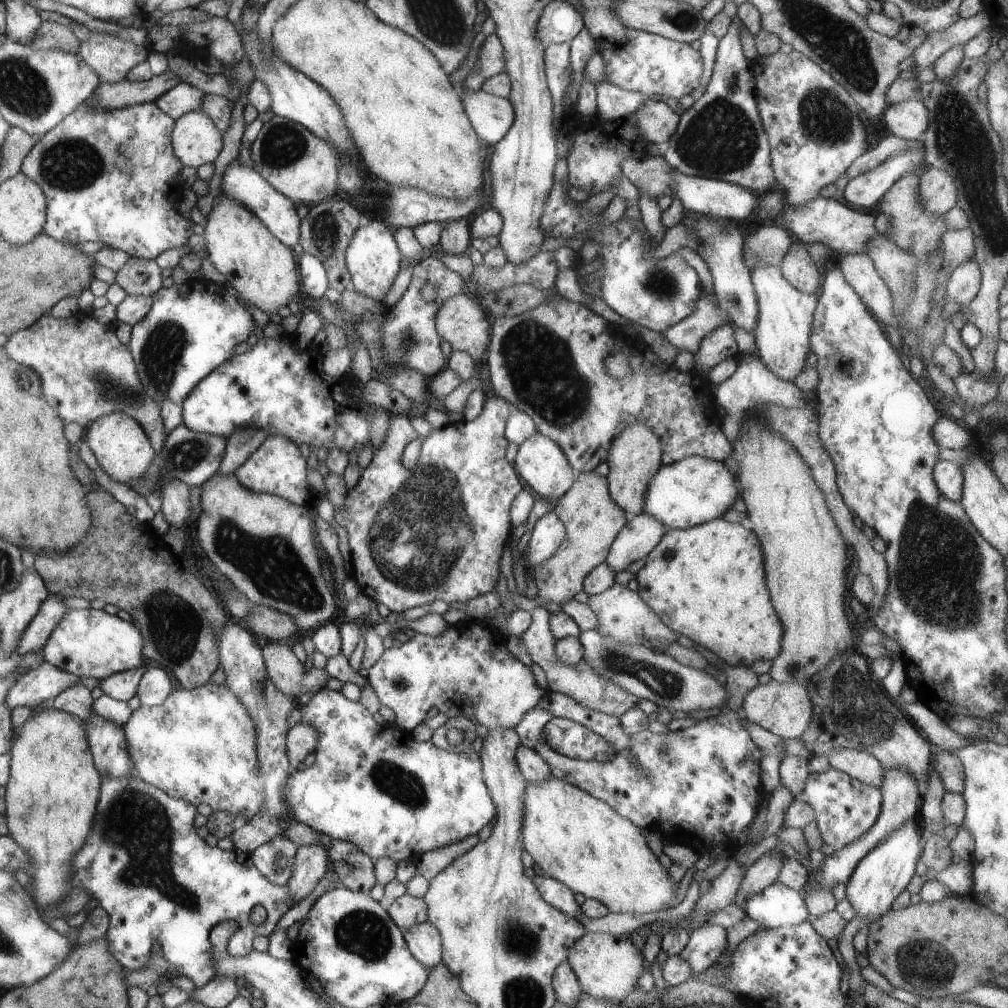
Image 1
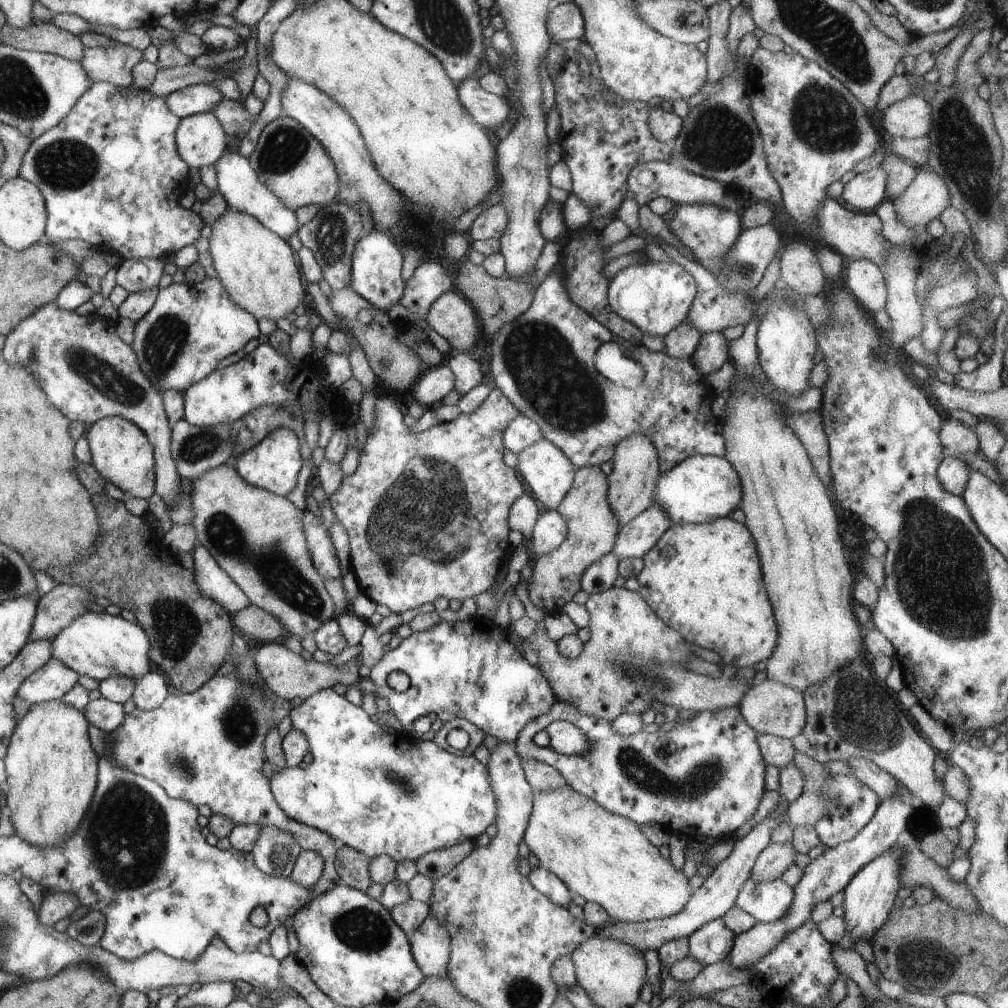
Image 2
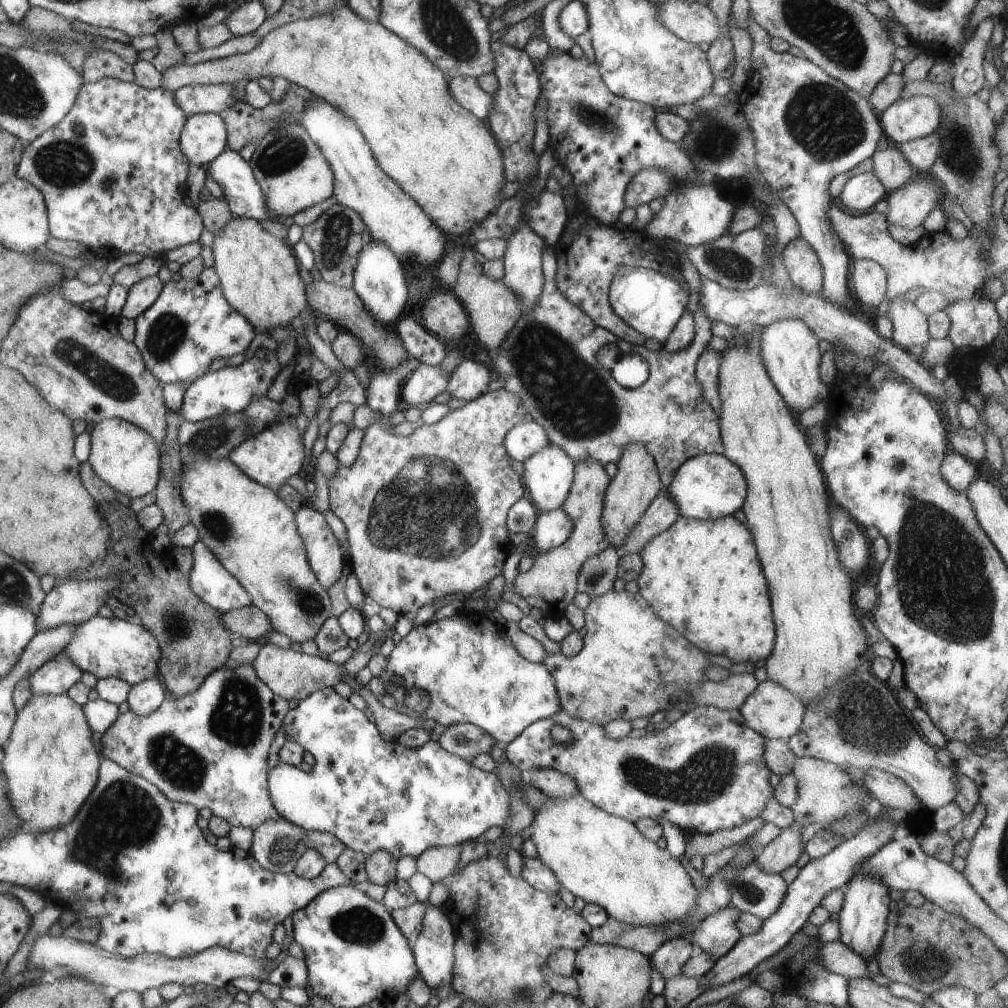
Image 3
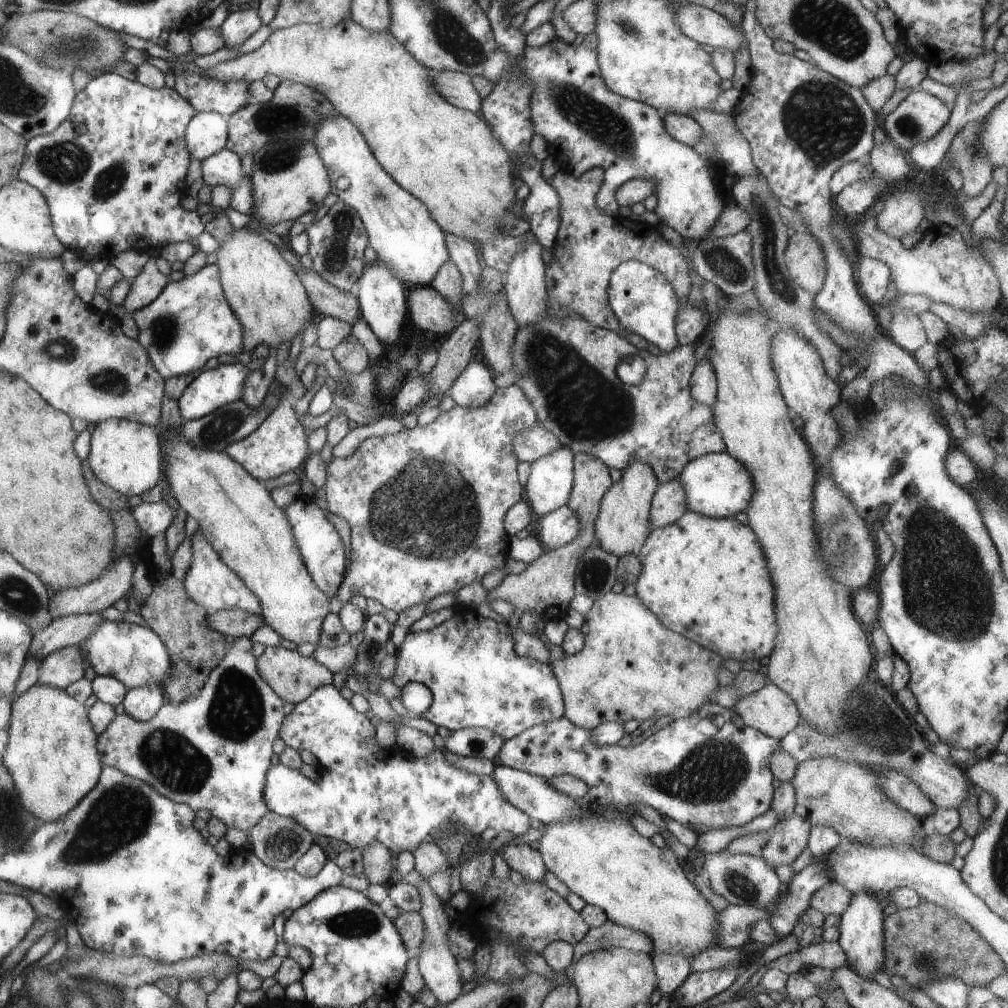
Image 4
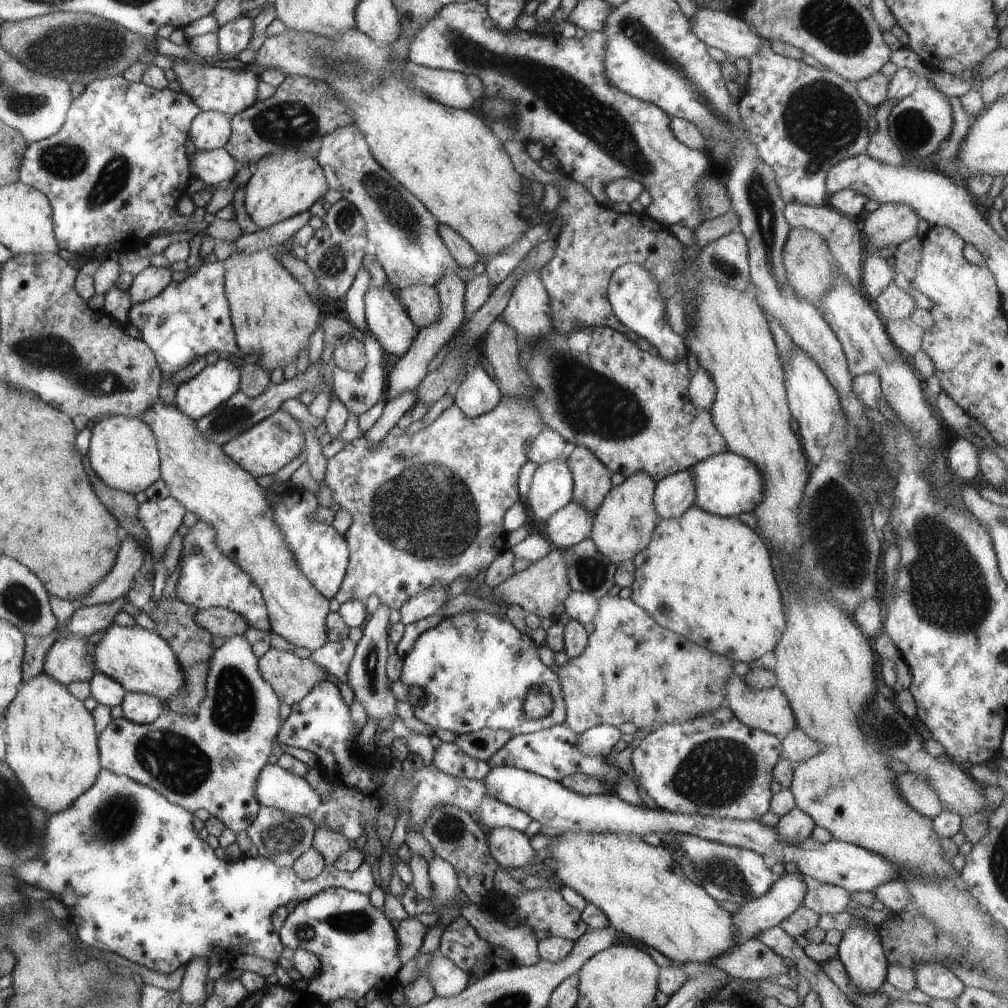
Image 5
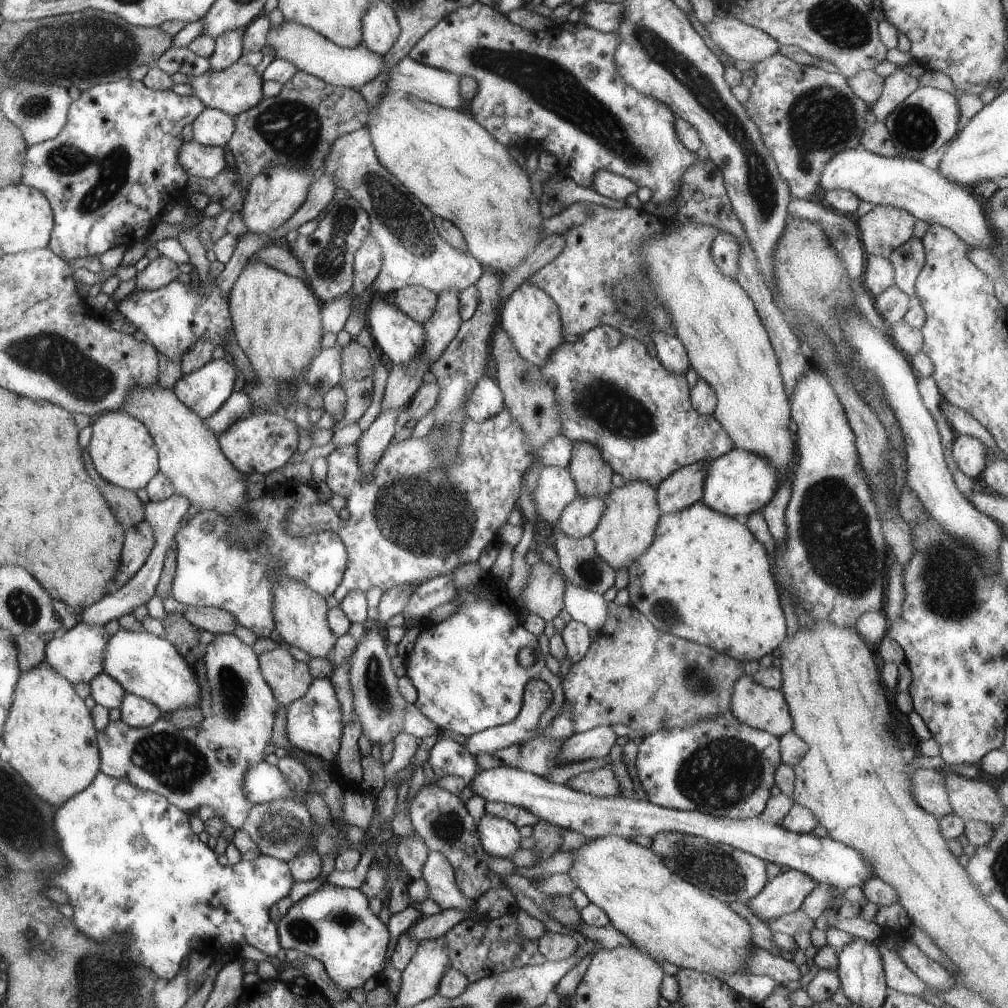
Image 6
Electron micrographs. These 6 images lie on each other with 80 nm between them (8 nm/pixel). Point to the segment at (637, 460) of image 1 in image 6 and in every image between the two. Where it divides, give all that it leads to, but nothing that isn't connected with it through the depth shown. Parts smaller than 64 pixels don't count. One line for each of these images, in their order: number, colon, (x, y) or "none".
2: (635, 466)
3: (637, 483)
4: (623, 523)
5: (623, 526)
6: (627, 528)

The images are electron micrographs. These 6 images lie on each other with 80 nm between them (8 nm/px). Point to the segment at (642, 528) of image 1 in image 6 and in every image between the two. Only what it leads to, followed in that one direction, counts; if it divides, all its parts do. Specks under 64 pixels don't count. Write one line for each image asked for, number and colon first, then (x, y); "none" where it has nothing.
2: (634, 539)
3: (662, 513)
4: (668, 505)
5: (675, 494)
6: (680, 490)

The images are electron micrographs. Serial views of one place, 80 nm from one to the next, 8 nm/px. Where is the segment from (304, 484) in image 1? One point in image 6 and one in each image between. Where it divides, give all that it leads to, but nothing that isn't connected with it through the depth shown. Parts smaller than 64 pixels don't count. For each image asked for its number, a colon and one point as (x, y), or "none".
2: (274, 465)
3: (271, 458)
4: (279, 445)
5: (267, 446)
6: (263, 442)

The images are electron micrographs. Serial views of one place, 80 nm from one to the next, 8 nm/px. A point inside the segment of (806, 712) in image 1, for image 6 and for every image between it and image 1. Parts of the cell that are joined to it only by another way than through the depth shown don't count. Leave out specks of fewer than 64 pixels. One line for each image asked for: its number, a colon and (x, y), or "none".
2: (772, 708)
3: (772, 711)
4: (771, 711)
5: (768, 710)
6: (765, 709)

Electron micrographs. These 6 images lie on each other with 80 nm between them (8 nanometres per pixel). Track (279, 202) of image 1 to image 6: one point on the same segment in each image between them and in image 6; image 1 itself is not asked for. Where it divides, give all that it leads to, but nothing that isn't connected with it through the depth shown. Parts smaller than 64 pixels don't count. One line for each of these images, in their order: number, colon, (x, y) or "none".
2: (237, 181)
3: (244, 196)
4: (225, 168)
5: (213, 167)
6: (207, 162)

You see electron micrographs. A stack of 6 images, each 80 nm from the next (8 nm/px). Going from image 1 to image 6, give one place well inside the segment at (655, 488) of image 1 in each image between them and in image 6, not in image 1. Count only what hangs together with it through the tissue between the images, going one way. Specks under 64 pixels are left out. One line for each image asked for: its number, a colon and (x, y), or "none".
2: (703, 488)
3: (707, 487)
4: (717, 486)
5: (727, 485)
6: (739, 483)

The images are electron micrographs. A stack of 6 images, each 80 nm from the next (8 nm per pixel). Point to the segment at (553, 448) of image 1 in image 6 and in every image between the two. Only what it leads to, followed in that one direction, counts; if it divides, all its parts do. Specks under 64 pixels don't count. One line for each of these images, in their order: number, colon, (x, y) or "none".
2: (548, 475)
3: (548, 475)
4: (550, 482)
5: (552, 486)
6: (555, 489)

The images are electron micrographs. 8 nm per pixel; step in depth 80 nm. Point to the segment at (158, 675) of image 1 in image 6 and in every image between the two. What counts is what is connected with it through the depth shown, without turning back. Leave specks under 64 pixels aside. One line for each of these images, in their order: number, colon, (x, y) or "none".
2: (151, 691)
3: (146, 697)
4: (142, 703)
5: (142, 709)
6: (136, 711)

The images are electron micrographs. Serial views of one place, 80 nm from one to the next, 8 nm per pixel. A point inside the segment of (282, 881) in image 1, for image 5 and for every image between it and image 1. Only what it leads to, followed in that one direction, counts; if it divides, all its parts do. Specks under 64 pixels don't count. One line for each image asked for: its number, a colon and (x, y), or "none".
2: (275, 853)
3: (277, 845)
4: (280, 842)
5: (283, 837)

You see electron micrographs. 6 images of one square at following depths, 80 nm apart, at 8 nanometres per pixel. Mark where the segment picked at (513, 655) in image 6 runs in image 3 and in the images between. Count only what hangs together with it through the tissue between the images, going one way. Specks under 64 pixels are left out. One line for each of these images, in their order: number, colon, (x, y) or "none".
3: (467, 664)
4: (476, 680)
5: (476, 668)

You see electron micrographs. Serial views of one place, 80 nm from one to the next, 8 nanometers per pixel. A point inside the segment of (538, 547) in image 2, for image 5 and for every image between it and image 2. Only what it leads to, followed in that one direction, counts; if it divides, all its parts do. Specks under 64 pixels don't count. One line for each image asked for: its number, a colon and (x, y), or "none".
3: (552, 529)
4: (556, 529)
5: (573, 524)

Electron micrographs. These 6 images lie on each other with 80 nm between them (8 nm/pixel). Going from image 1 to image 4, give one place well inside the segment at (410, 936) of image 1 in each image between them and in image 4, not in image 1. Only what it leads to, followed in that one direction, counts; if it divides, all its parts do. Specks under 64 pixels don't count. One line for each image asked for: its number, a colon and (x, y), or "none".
2: (430, 945)
3: (433, 950)
4: (439, 967)

